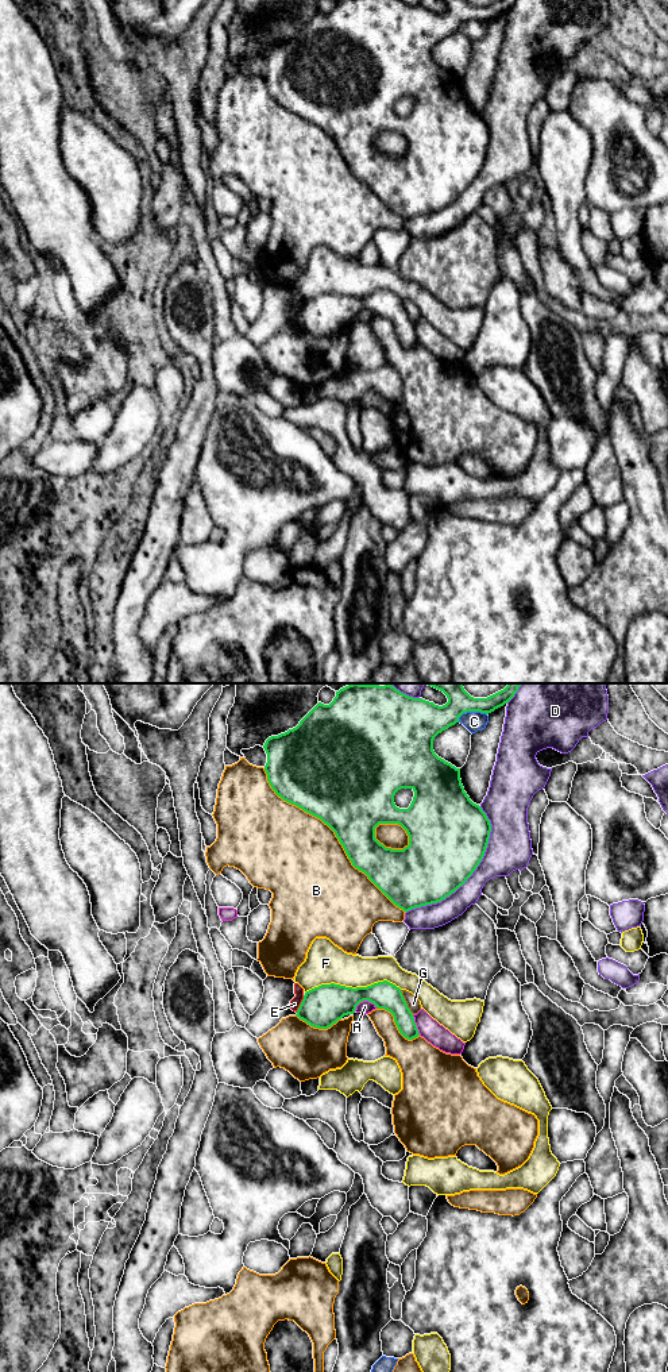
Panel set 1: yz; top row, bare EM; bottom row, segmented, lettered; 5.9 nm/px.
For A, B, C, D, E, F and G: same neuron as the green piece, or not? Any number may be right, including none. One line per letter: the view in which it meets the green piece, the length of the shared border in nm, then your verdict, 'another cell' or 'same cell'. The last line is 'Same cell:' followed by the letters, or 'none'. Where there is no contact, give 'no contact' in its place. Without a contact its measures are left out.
A: yz | 150 nm | another cell
B: yz | 1200 nm | another cell
C: yz | 180 nm | another cell
D: yz | 750 nm | another cell
E: yz | 120 nm | another cell
F: yz | 600 nm | another cell
G: yz | 170 nm | another cell
Same cell: none

